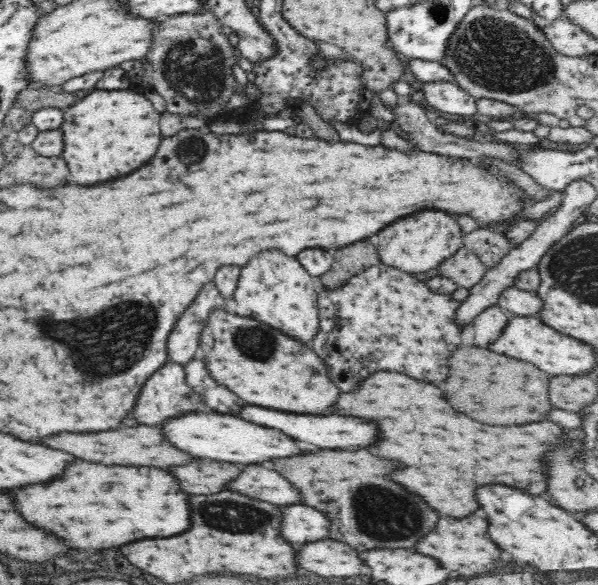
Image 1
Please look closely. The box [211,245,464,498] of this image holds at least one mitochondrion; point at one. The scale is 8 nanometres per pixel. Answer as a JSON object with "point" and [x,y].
{"point":[258,343]}

